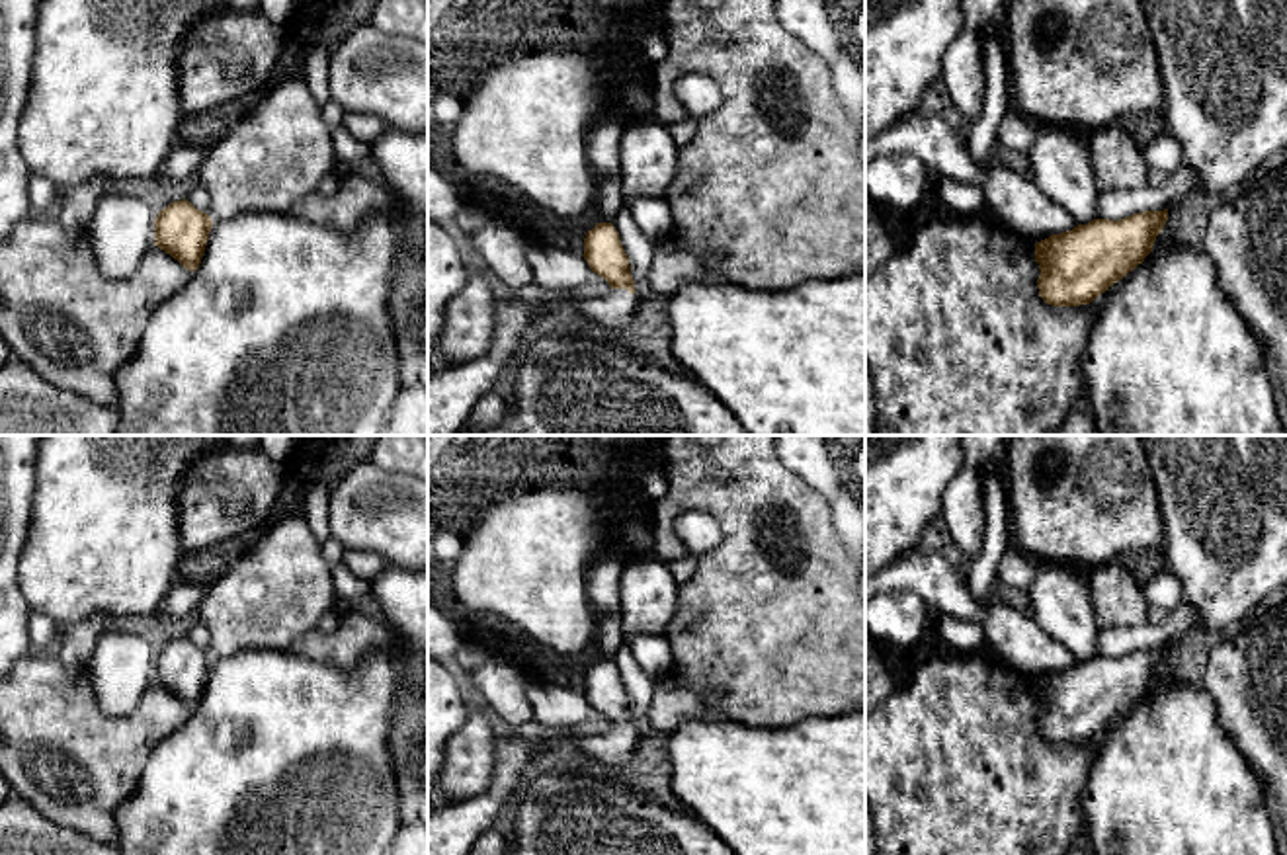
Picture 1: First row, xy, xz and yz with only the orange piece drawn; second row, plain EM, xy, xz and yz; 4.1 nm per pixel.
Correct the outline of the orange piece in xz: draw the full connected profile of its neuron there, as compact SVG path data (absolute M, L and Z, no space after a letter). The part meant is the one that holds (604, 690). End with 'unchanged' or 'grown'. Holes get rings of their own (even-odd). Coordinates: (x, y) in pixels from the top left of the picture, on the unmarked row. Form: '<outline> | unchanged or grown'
M598 660L588 668L582 693L590 707L603 714L611 726L605 732L580 730L560 736L582 752L588 767L607 775L623 775L639 736L635 734L629 695L615 664L611 660Z | grown

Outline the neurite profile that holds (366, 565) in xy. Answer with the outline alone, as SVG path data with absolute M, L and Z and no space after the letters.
M346 550L342 564L352 570L355 576L363 580L373 580L377 574L381 574L389 560L373 550Z

